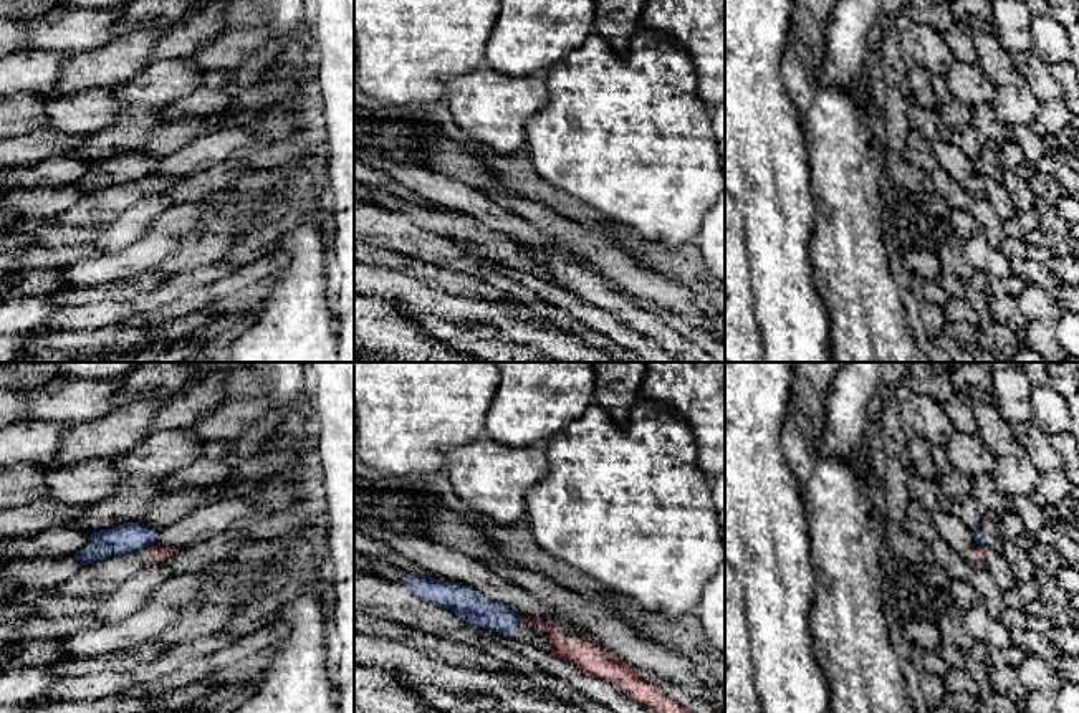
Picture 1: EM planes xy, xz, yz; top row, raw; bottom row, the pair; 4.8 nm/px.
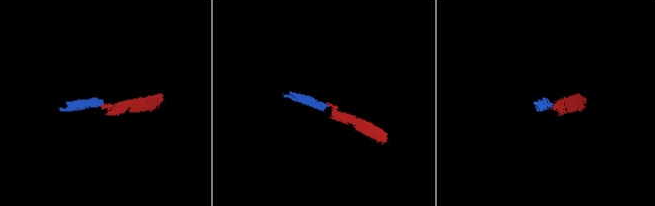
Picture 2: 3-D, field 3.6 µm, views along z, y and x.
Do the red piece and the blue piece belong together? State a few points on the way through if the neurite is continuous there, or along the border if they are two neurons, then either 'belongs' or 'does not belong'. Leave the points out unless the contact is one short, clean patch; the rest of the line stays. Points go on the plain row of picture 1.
along xz (522, 245), (523, 252) | does not belong

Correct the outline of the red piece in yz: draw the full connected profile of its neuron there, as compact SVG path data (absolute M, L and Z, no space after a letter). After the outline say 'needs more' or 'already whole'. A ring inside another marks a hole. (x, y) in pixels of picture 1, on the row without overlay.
M973 175L962 182L962 185L973 197L985 197L1005 222L1016 215L1016 202L1001 180Z; needs more

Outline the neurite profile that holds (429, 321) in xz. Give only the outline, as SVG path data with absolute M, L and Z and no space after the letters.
M387 301L396 308L405 309L412 319L424 326L435 337L463 347L472 356L483 362L511 362L520 352L531 352L526 346L518 346L496 336L487 328L468 328L463 323L452 323L434 314L417 313L404 301Z

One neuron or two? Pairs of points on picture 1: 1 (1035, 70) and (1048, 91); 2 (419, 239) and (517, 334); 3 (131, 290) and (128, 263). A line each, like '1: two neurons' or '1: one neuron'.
1: one neuron
2: two neurons
3: two neurons

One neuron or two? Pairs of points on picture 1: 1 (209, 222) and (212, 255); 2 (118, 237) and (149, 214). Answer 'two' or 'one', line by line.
1: two
2: one

